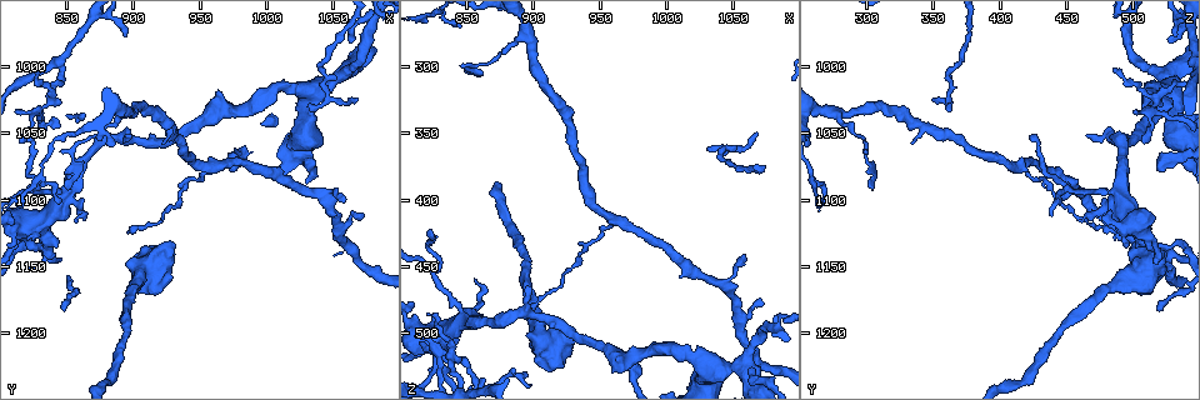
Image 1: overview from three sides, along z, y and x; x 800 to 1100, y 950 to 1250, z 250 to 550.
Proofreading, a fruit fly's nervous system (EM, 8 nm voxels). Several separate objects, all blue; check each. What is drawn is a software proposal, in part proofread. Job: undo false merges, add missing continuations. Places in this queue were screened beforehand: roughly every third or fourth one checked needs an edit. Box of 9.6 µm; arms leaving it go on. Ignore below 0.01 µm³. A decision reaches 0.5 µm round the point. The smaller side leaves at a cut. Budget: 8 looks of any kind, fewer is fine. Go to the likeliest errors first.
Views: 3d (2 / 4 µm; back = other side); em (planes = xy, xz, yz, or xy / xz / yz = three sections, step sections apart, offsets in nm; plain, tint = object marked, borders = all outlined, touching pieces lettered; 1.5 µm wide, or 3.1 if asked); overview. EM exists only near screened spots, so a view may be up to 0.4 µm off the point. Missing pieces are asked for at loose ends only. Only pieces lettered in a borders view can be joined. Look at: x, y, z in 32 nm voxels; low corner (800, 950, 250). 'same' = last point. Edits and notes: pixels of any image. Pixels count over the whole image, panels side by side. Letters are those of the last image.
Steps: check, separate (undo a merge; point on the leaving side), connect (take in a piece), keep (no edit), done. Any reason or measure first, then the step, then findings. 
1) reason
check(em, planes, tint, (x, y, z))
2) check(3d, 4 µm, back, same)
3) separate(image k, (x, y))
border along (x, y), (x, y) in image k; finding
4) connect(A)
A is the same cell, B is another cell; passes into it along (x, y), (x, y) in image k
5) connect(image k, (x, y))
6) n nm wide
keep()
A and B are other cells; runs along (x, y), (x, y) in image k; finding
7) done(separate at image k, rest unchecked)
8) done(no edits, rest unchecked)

branch stops here
check(3d, 2 µm, (830, 1002, 484))

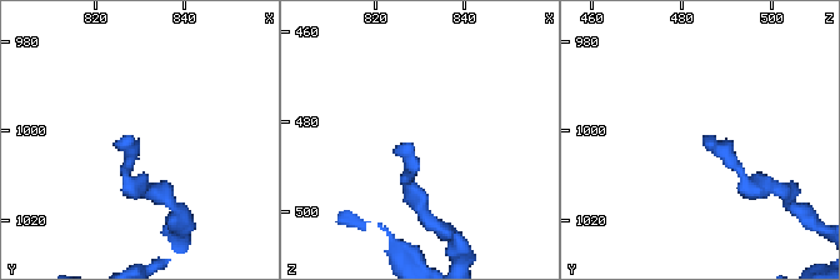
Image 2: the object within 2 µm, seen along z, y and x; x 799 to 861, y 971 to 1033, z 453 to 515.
check(em, planes, borders, (827, 1001, 485))

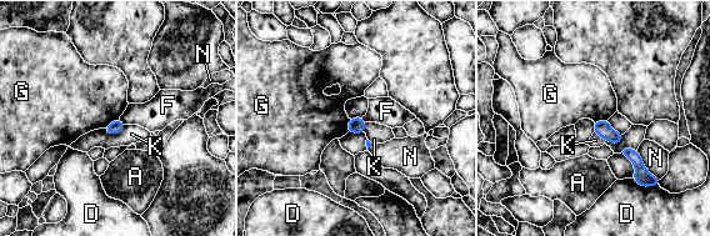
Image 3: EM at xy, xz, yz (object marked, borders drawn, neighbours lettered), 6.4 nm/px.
90 nm wide
keep()
A, D, F, G, K and N are other cells; none of them fits

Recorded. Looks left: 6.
abrupt turn
check(3d, 2 µm, (836, 1140, 522))

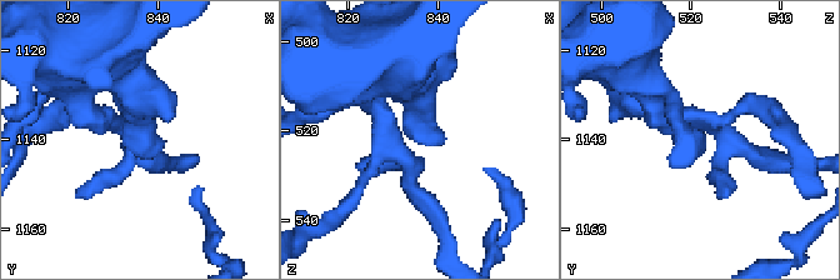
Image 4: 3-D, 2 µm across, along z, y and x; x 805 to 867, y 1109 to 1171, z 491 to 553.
check(em, xz, step 4, tint, (836, 1141, 523))

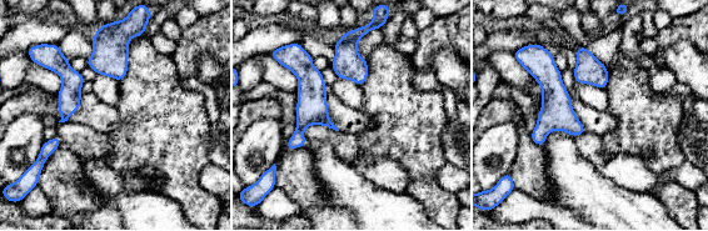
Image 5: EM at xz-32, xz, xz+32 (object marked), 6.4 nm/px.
check(em, planes, borders, same)

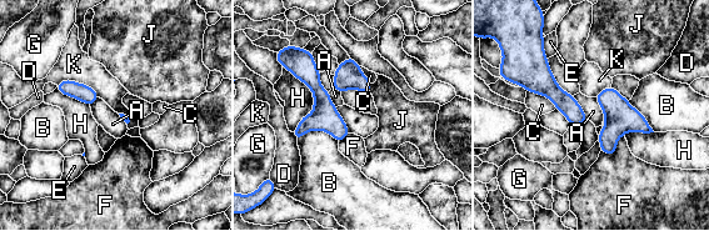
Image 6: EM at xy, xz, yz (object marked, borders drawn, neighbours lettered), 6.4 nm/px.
50 nm wide
keep()
A, B, C, D, E, F, G, H, J and K are other cells; border along (573, 96), (587, 119) in image 6; all the same neuron

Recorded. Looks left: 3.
branch stops here
check(3d, 2 µm, (892, 978, 532))

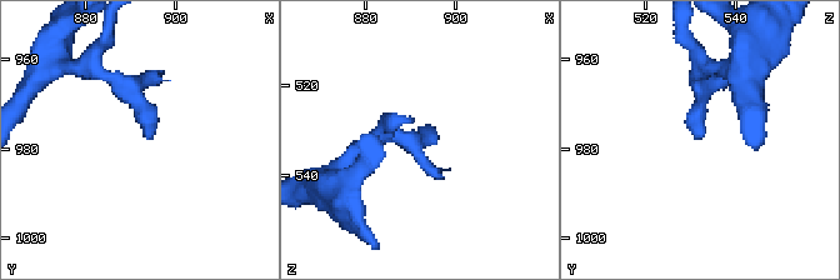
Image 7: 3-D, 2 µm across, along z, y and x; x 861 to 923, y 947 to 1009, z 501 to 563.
check(em, xy, step 8, tint, (894, 978, 533))

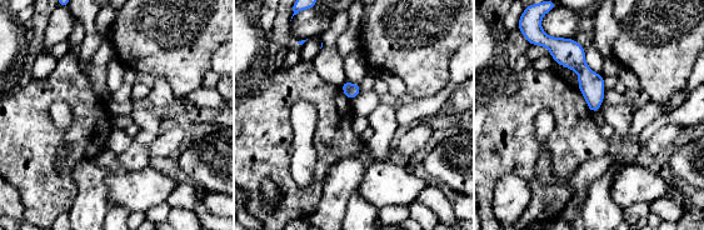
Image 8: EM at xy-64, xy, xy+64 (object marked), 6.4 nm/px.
see the neighbours
check(em, xy, step 8, borders, same)

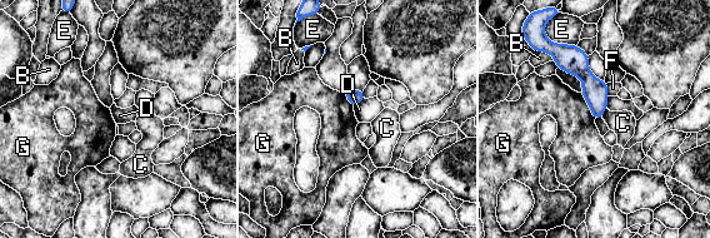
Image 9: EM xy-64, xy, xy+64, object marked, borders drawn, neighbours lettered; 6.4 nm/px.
keep()
B, C, D, E, F and G are other cells; runs along (573, 49), (599, 114) in image 9; none of them fits

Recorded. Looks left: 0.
done(no edits, rest unchecked)

